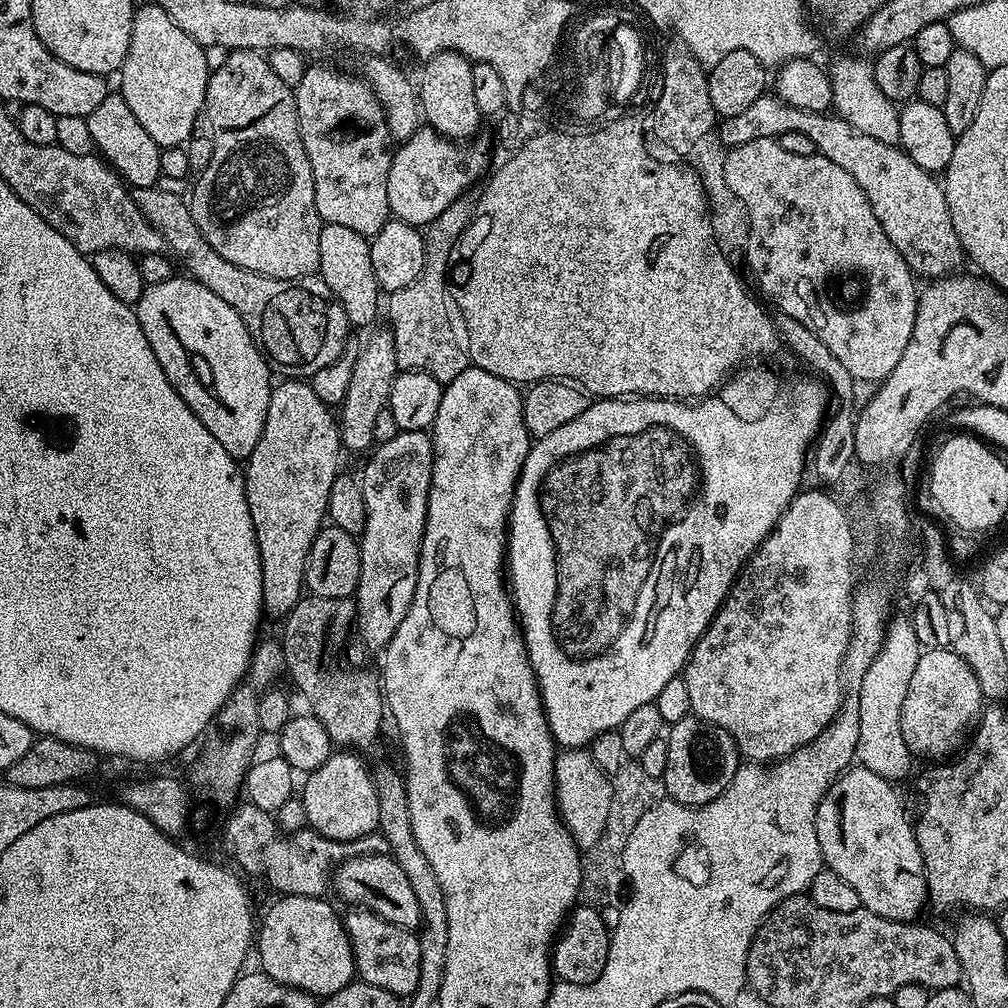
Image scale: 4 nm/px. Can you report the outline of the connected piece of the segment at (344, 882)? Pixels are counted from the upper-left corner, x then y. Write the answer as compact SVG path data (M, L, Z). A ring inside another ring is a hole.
M391 855L351 856L333 872L330 888L333 893L336 891L348 906L365 908L399 928L416 930L422 923L414 886L410 886L402 866L398 866L398 862L393 860Z

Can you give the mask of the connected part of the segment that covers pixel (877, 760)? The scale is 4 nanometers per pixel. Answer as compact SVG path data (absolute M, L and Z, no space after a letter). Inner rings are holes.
M907 615L896 616L887 621L884 633L884 644L880 653L870 662L866 674L858 681L858 746L856 760L859 767L874 770L882 778L893 782L900 779L912 768L914 757L906 746L906 738L902 738L902 701L906 698L906 689L910 686L910 678L918 667L921 654L918 634L914 634L914 626Z

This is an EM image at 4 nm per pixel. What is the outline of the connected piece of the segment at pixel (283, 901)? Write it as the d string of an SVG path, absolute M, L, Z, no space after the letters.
M280 896L258 924L259 967L279 984L323 998L353 983L356 963L341 913L318 896Z

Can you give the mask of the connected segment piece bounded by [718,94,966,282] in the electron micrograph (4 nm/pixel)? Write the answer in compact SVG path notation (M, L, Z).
M775 94L760 96L758 102L754 102L754 106L749 106L747 110L742 110L742 114L721 119L718 124L719 132L719 143L729 149L737 148L739 144L746 142L754 142L758 138L775 140L782 134L806 134L806 138L815 142L819 155L834 162L834 166L842 166L842 170L846 170L846 174L850 174L850 178L854 178L854 182L862 186L870 202L870 210L874 210L874 218L878 218L882 230L886 230L886 238L894 242L894 250L902 254L913 274L920 278L925 276L923 279L931 282L939 280L941 276L953 275L959 269L956 267L962 262L965 263L964 247L958 242L958 234L954 234L954 222L950 222L950 206L946 206L941 181L933 173L922 170L922 166L914 163L904 149L896 144L887 144L878 138L870 138L870 134L854 130L841 116L798 110L782 102Z

